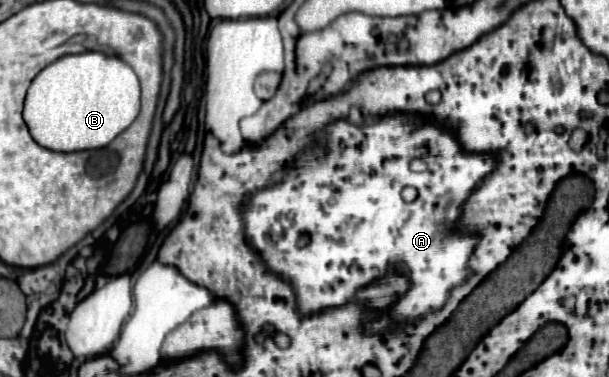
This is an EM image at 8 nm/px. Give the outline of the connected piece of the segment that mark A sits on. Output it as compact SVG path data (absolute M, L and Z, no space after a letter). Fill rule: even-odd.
M396 113L376 117L368 127L358 127L346 119L340 119L328 125L326 135L318 139L314 149L296 159L280 183L254 193L244 203L242 217L246 223L246 239L262 253L270 271L292 283L298 309L302 313L344 305L360 287L366 287L384 275L390 263L398 263L398 271L412 275L412 287L394 305L390 313L394 321L388 319L388 315L382 315L380 319L368 323L368 331L384 333L392 329L394 323L414 321L440 309L446 303L450 289L468 279L468 259L478 243L478 237L462 233L452 235L448 223L460 217L464 199L494 167L496 161L492 155L466 155L450 129L442 129L430 121L424 121L422 125L408 115ZM414 159L422 159L428 169L414 171L410 167L410 161ZM408 185L418 189L418 197L412 203L406 203L400 195Z

